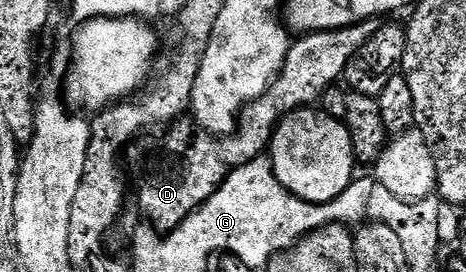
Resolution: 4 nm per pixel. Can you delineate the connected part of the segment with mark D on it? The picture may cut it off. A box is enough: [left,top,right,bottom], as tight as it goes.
[125,20,380,232]

